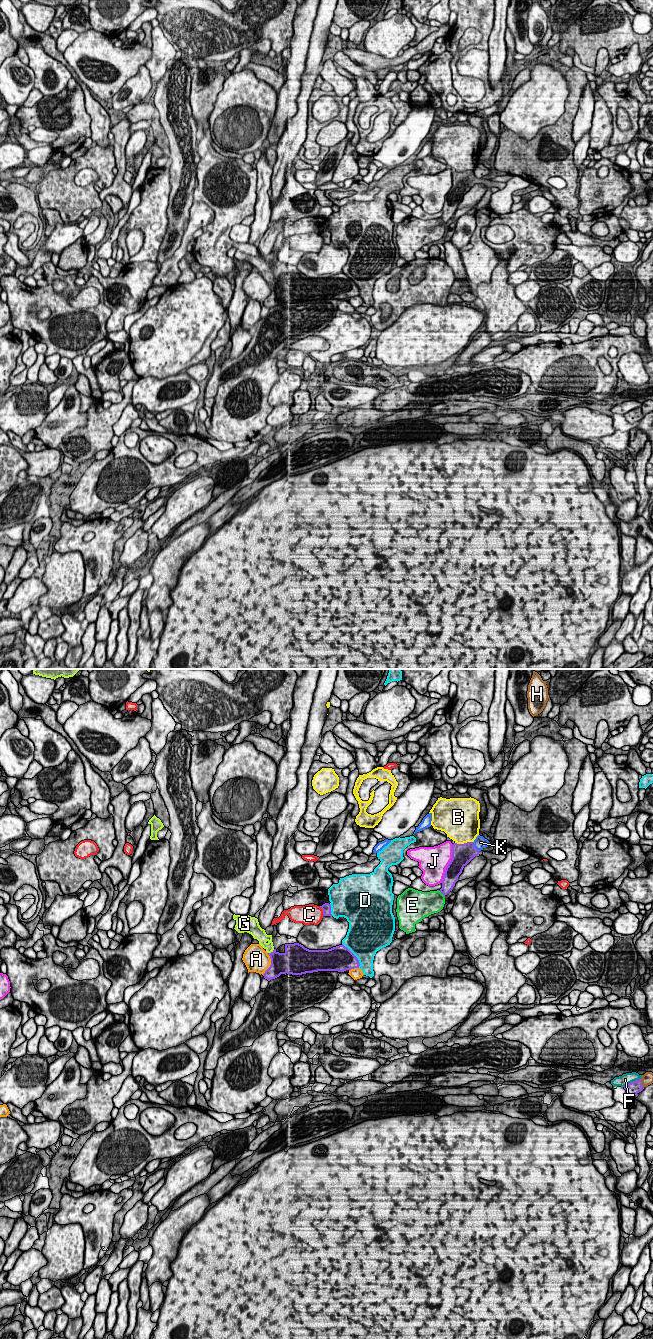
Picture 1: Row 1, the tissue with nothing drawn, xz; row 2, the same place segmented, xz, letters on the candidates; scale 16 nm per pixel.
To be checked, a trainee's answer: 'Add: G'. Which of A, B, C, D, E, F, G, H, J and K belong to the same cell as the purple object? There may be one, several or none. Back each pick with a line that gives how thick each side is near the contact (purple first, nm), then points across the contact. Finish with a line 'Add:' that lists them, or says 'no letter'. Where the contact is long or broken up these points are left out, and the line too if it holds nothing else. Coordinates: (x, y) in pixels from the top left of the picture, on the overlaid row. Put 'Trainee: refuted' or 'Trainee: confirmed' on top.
Trainee: confirmed
G: 360 nm thick on the purple side, 140 nm on the other; runs through xz (281, 963), (271, 952), (269, 947)
Add: G

